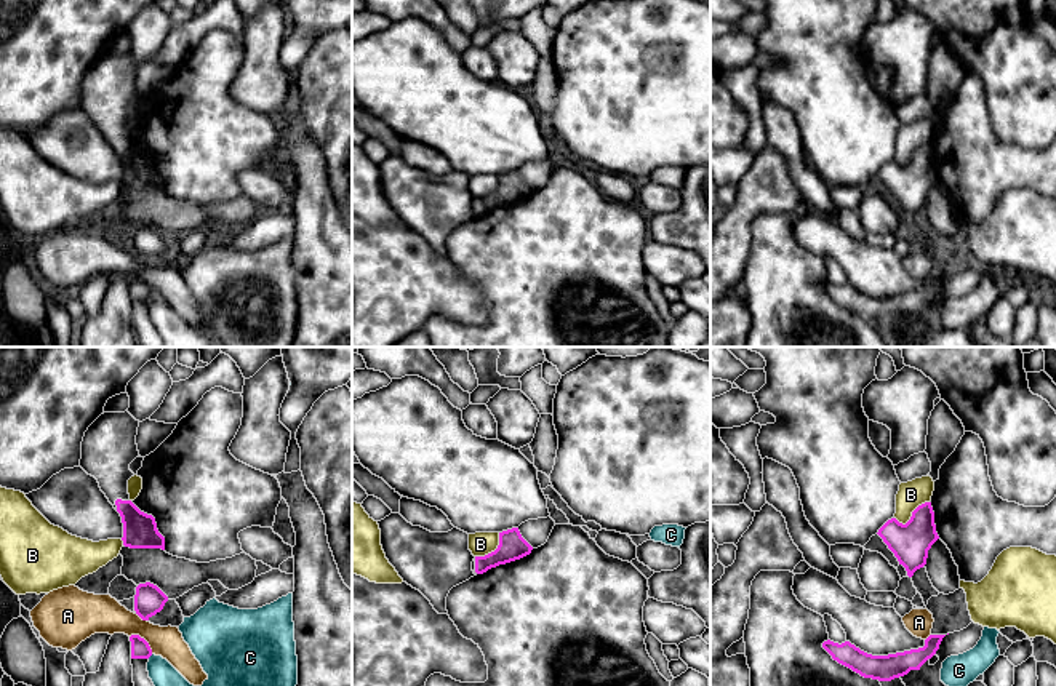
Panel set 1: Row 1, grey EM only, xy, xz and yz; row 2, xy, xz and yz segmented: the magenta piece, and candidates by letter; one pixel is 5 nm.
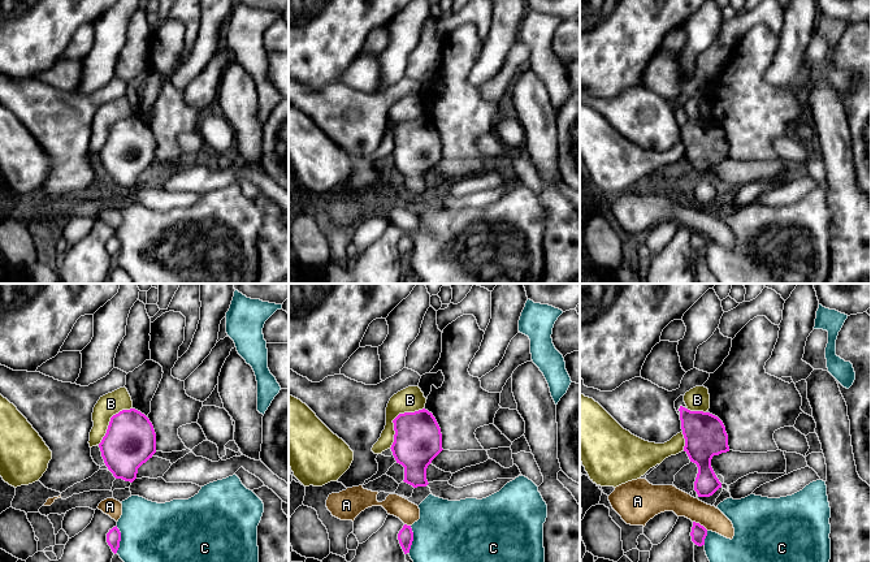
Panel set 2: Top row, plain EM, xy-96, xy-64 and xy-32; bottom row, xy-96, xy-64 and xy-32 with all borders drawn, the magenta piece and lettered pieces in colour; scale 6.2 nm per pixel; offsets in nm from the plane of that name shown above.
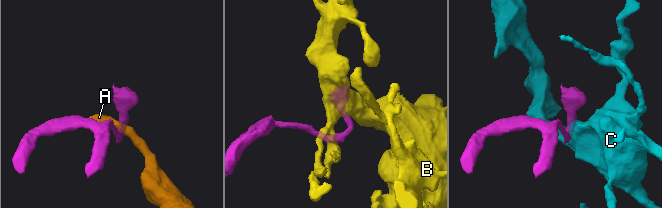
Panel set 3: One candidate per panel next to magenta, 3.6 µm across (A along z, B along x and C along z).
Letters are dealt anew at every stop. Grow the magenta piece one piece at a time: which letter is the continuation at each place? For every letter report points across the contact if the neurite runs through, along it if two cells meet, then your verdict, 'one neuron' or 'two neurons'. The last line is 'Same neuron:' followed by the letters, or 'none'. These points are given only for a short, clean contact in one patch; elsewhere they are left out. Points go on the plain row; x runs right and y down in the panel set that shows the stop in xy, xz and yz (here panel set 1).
A: along xy (130, 277), (140, 277), (152, 295) | two neurons
B: along yz (928, 143), (922, 144), (904, 165), (895, 160) | two neurons
C: along xy (152, 296), (148, 299) | two neurons
Same neuron: none

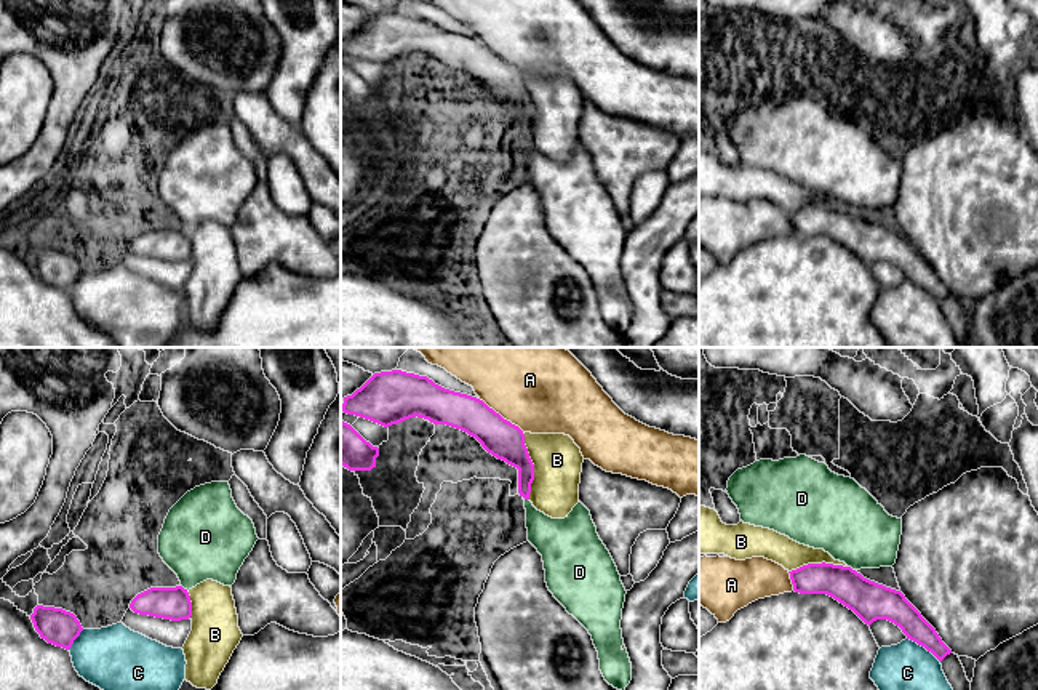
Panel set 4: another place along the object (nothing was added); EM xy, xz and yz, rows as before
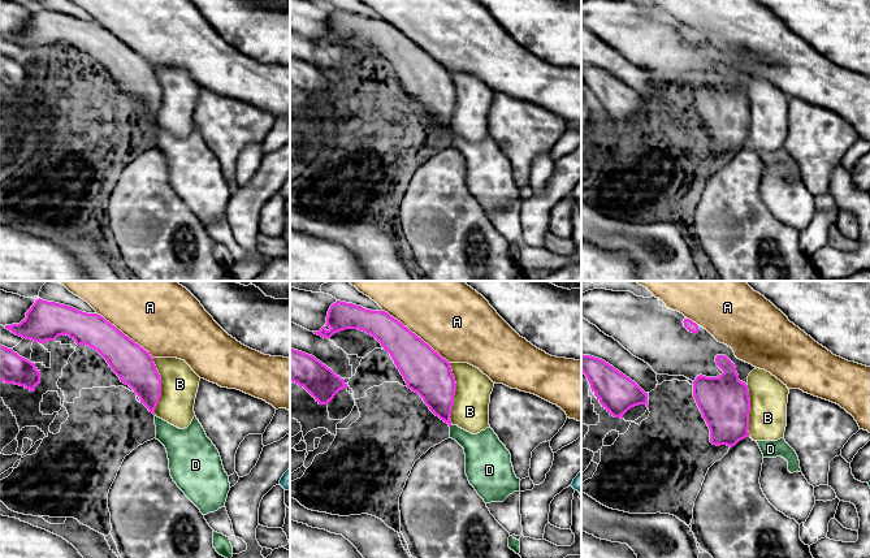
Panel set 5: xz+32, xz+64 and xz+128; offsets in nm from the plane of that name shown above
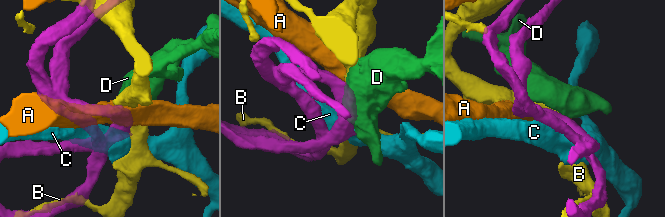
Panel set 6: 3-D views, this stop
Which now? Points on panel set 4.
A: two neurons
B: two neurons
C: two neurons
D: along yz (848, 207), (854, 212) | two neurons
Same neuron: none

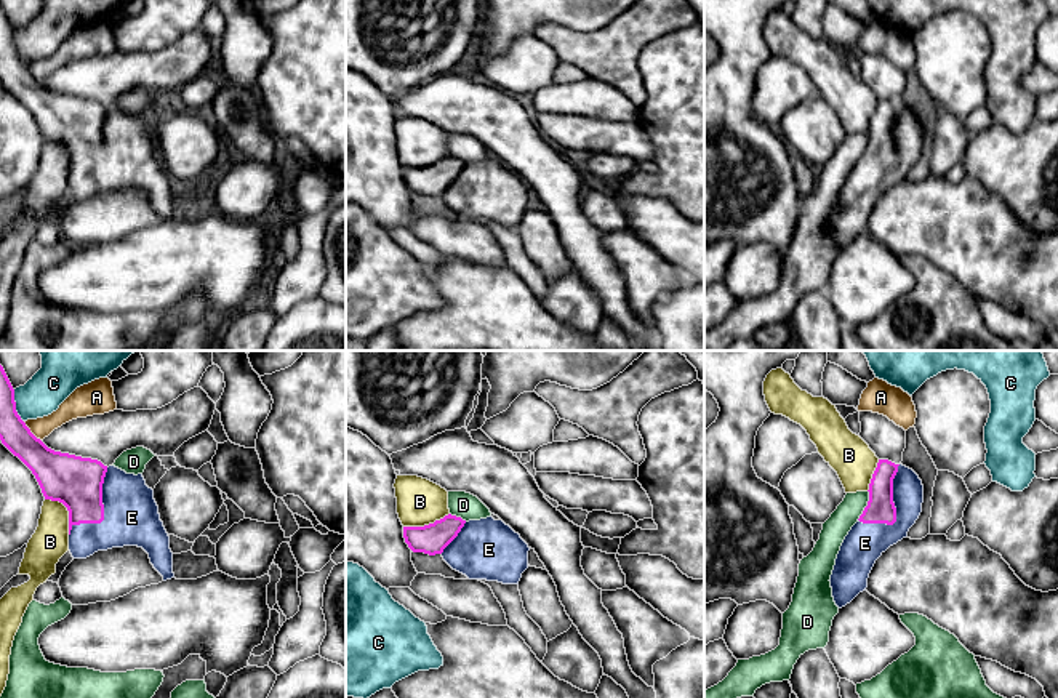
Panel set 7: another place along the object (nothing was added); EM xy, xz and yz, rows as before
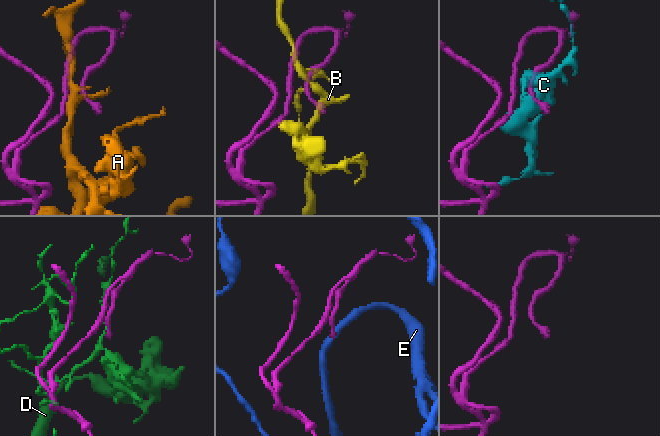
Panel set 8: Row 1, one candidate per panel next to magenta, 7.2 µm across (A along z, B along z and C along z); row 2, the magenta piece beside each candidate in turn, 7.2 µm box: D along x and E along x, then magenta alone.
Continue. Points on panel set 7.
A: two neurons
B: two neurons
C: two neurons
D: two neurons
E: one neuron
Same neuron: E

